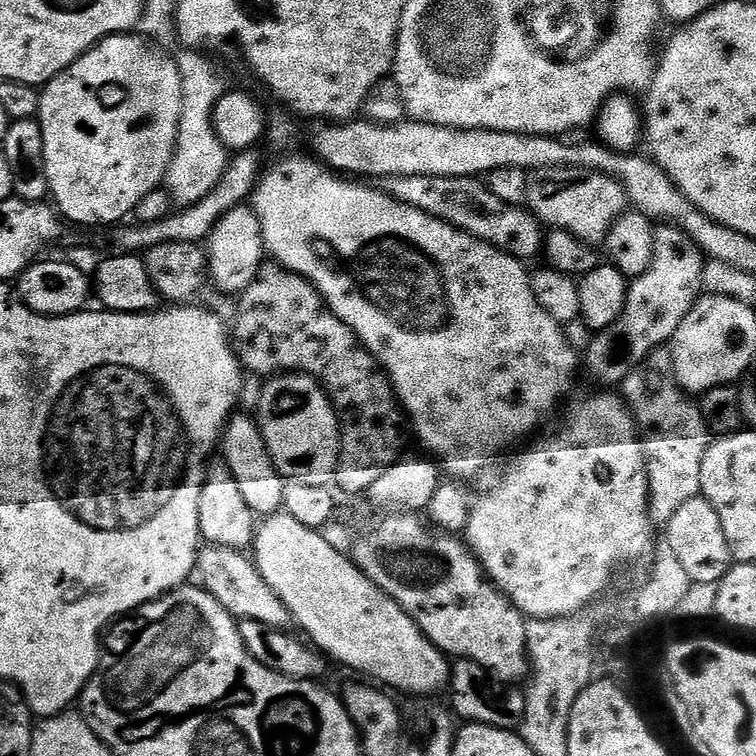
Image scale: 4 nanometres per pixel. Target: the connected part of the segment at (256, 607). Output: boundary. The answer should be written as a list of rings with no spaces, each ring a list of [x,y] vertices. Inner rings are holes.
[[[208,544],[201,547],[196,566],[198,580],[200,576],[199,583],[211,596],[218,598],[218,602],[222,602],[222,606],[230,615],[235,616],[237,621],[253,620],[283,629],[287,629],[293,623],[282,598],[278,598],[278,594],[270,590],[270,582],[266,582],[266,578],[262,578],[262,574],[256,568],[255,559],[241,549]]]

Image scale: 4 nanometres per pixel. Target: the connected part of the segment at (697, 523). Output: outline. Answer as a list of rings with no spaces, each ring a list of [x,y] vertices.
[[[703,495],[690,498],[690,502],[684,503],[676,511],[674,518],[670,518],[666,532],[666,547],[672,551],[674,558],[678,558],[678,563],[682,570],[686,570],[693,585],[715,586],[731,570],[734,561],[730,546],[726,542],[726,530],[722,530],[722,518],[718,518],[718,510],[714,510],[714,506],[710,506],[710,502]]]

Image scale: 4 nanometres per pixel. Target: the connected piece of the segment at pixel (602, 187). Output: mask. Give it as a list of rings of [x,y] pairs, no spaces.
[[[547,168],[529,175],[526,207],[549,229],[561,228],[582,242],[600,246],[607,241],[609,230],[629,207],[629,202],[623,186],[601,172],[586,172],[582,168]]]

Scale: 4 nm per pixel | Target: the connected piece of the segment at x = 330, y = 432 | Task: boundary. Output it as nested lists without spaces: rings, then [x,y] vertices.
[[[281,374],[271,377],[262,390],[258,423],[270,458],[285,481],[306,486],[328,486],[335,481],[336,468],[340,465],[340,421],[327,392],[313,376]]]

